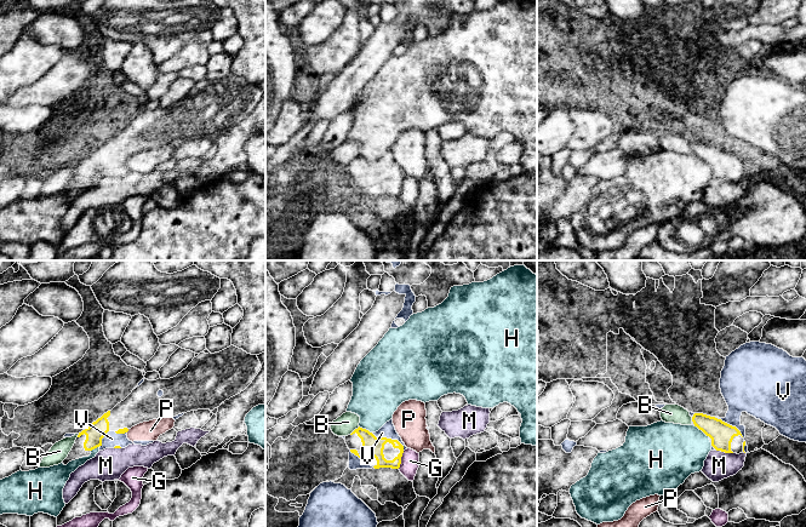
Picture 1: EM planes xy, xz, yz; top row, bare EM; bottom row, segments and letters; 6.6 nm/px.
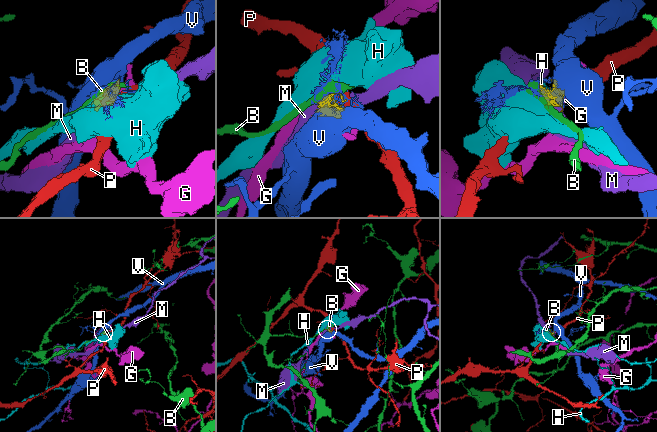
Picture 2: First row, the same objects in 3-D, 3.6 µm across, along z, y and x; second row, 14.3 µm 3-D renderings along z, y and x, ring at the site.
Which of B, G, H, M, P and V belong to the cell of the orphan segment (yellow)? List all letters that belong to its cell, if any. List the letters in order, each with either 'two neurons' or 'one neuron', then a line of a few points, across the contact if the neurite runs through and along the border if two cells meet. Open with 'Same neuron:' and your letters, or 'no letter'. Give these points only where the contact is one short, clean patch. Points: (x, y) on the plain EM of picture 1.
Same neuron: no letter
B: two neurons
G: two neurons; line xz (404, 179), (398, 196)
H: two neurons; line yz (693, 154), (709, 165)
M: two neurons; line yz (716, 178), (732, 182)
P: two neurons; line xy (129, 158), (126, 160)
V: two neurons

